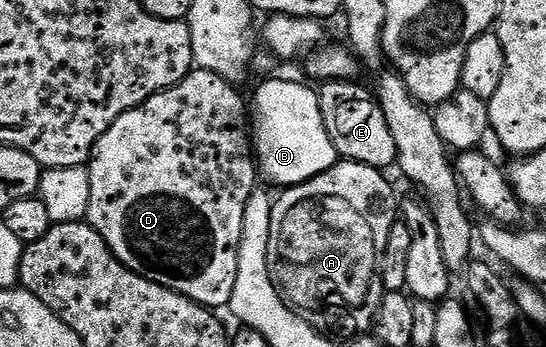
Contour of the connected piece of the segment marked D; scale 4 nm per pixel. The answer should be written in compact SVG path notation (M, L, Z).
M192 68L185 79L181 79L173 87L153 95L143 105L136 109L125 111L101 135L101 139L93 147L89 168L89 187L91 198L89 199L87 224L91 225L105 239L105 243L111 248L111 253L129 271L157 283L174 293L185 295L191 301L199 305L205 305L212 311L230 306L233 287L237 283L237 263L239 252L243 242L243 228L245 227L245 207L249 203L251 194L256 192L255 177L257 178L257 158L253 152L252 130L249 128L249 105L243 102L243 97L234 84L227 82L213 71Z

